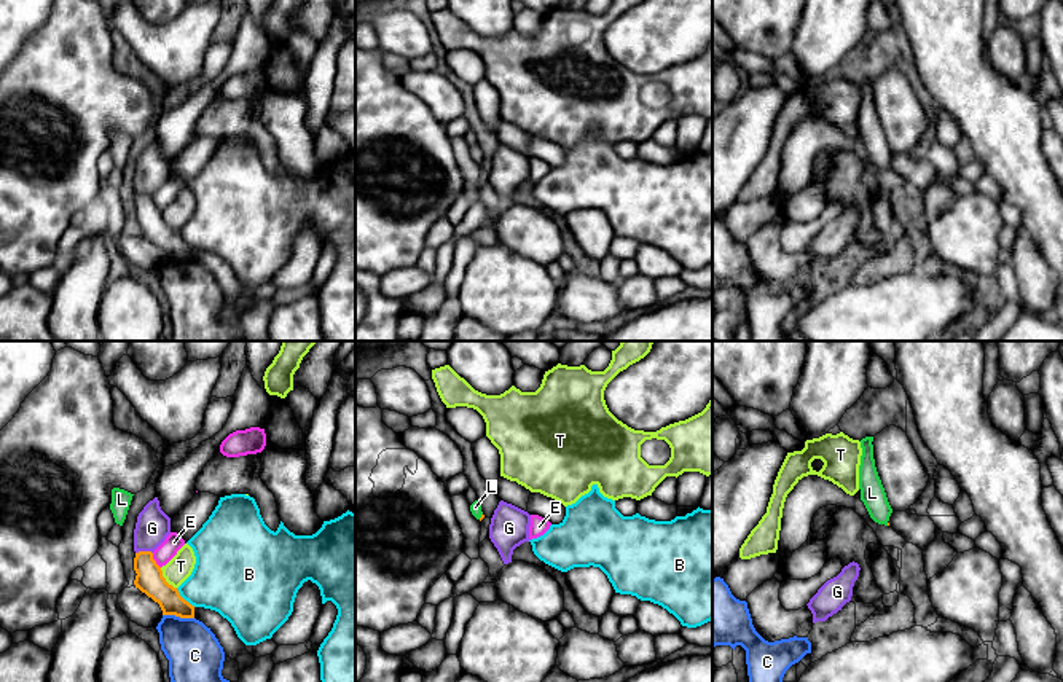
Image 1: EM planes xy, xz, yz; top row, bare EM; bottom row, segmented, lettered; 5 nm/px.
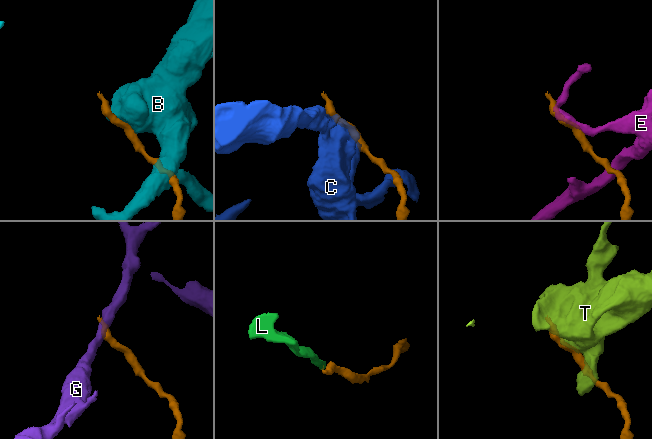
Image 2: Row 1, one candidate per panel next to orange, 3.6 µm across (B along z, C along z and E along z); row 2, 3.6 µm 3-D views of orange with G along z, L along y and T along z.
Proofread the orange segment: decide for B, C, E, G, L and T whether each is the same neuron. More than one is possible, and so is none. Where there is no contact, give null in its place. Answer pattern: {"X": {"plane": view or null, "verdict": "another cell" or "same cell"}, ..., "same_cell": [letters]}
{"B": {"plane": "xy", "verdict": "another cell"}, "C": {"plane": "xy", "verdict": "another cell"}, "E": {"plane": "xy", "verdict": "another cell"}, "G": {"plane": "xy", "verdict": "another cell"}, "L": {"plane": "xz", "verdict": "same cell"}, "T": {"plane": "xy", "verdict": "another cell"}, "same_cell": ["L"]}

